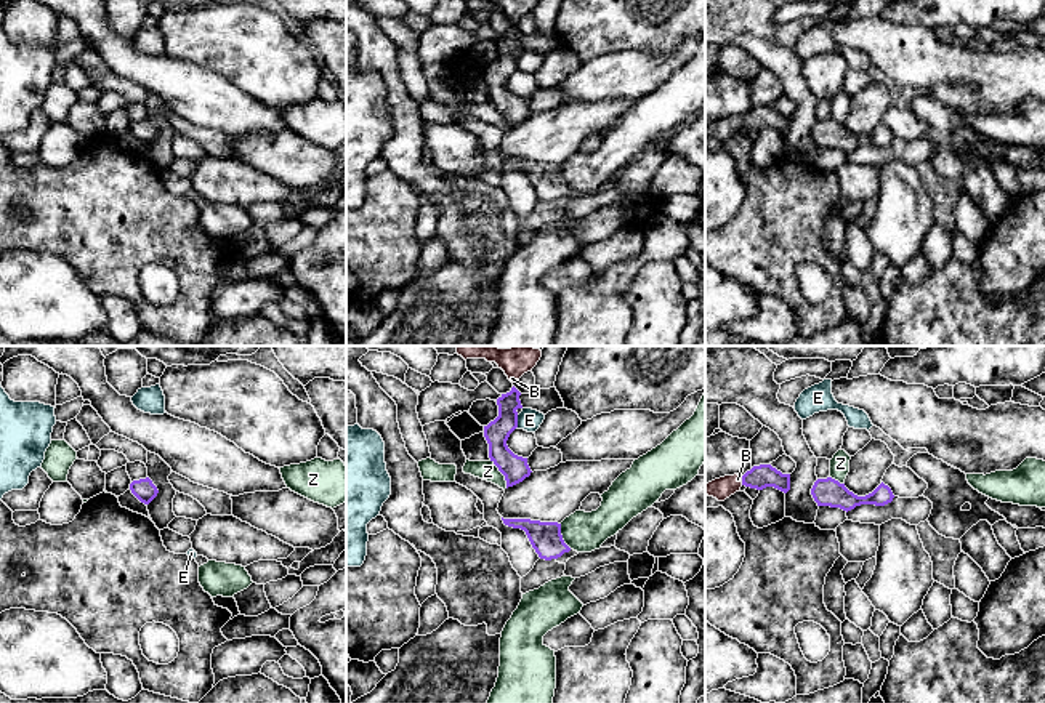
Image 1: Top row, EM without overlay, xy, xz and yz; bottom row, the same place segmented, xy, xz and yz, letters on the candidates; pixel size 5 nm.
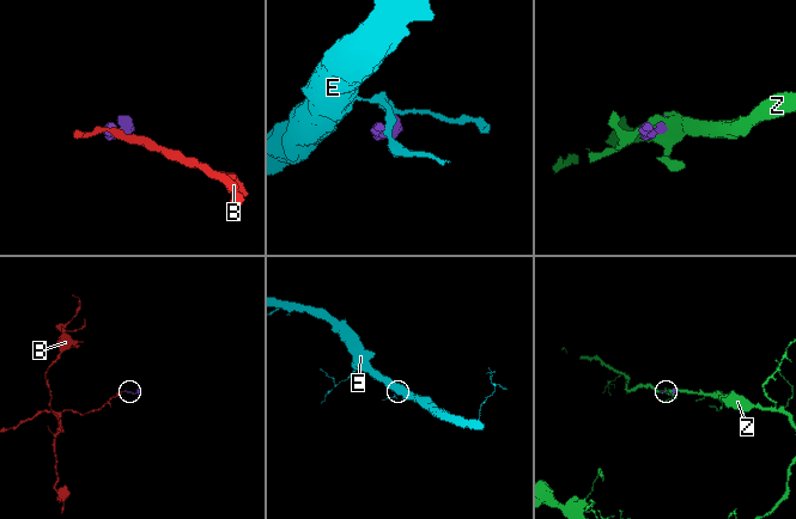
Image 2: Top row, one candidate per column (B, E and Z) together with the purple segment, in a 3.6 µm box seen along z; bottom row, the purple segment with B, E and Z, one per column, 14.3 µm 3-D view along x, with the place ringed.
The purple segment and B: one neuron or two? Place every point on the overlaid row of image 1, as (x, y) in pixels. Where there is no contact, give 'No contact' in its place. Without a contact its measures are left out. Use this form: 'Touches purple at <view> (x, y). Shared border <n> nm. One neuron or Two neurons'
Touches purple at yz (742, 481). Shared border 50 nm. One neuron

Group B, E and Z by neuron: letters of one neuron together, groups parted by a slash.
B / E / Z

